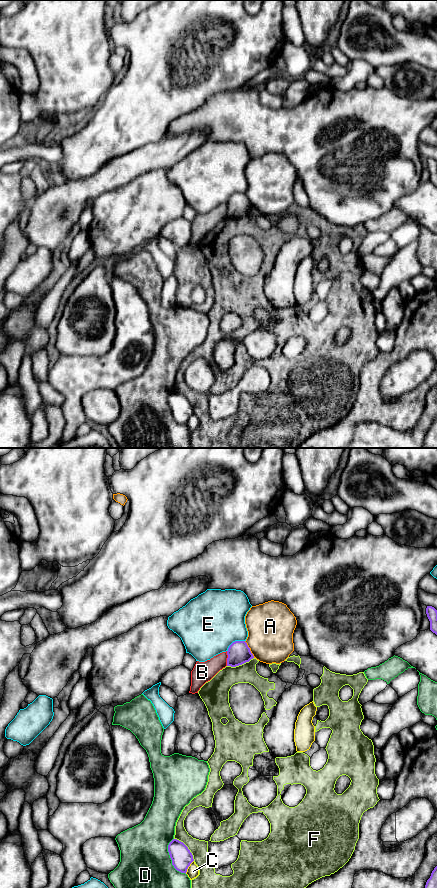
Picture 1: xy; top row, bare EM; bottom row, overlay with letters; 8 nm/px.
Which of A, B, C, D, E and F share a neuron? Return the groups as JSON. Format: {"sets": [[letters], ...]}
{"sets": [["A"], ["B", "D"], ["C"], ["E"], ["F"]]}

